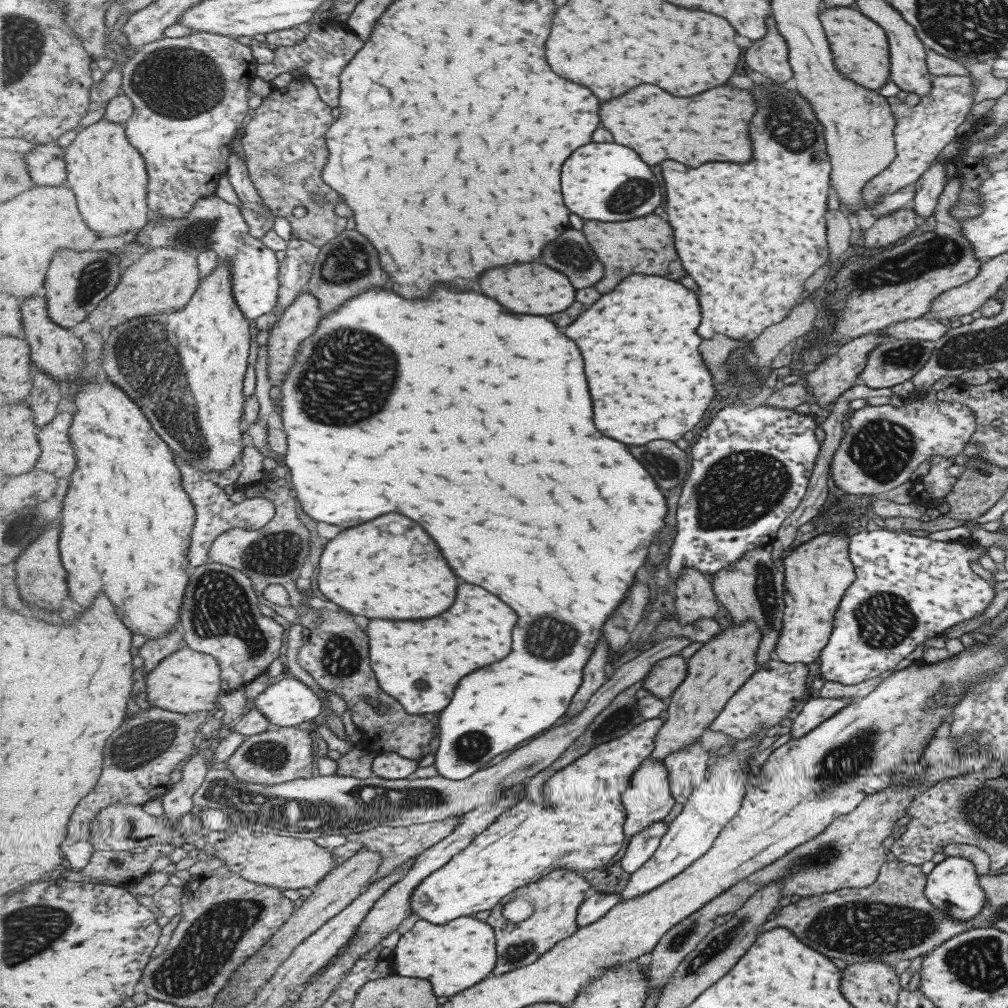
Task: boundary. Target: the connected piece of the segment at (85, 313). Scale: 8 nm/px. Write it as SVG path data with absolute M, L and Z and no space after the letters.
M63 250L55 256L55 264L49 268L46 278L45 295L48 298L50 317L65 328L77 326L85 318L89 318L99 304L113 292L122 279L123 268L115 254L105 250Z

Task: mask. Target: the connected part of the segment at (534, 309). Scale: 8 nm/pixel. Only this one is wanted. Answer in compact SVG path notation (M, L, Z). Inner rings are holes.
M541 262L509 264L509 266L491 268L491 272L487 272L487 276L483 276L483 280L479 280L479 284L481 284L483 294L499 300L509 310L519 312L519 314L529 312L529 314L537 314L537 316L567 310L575 302L575 292L577 292L577 288L569 282L567 276L563 276L563 272L557 272Z

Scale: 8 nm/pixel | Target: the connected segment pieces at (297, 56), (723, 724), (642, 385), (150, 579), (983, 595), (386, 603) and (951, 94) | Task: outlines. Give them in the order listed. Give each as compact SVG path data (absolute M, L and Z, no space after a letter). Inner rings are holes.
M323 19L317 24L312 24L309 29L306 38L298 45L272 47L274 61L258 65L257 76L270 83L271 79L277 78L279 74L285 74L285 72L294 74L303 68L305 78L318 85L322 99L332 107L339 107L342 95L342 72L365 46L365 41L347 26L339 22L334 23L330 19Z
M771 659L765 667L757 667L755 674L742 686L742 690L735 693L734 698L722 710L722 714L710 724L710 730L719 730L735 740L742 740L758 735L759 731L771 729L795 702L799 702L805 678L807 668L803 663L787 664Z
M635 274L627 280L623 280L623 284L619 284L619 288L615 292L601 296L587 312L583 312L583 316L579 316L579 320L575 320L567 328L567 336L571 336L579 344L579 348L583 348L583 356L587 360L587 380L591 380L591 394L595 396L595 424L599 424L599 430L605 436L611 436L625 444L637 444L637 446L643 446L653 440L673 440L675 442L675 440L683 438L689 430L693 430L703 420L705 410L709 408L711 400L715 398L715 380L709 374L709 370L705 368L703 358L699 354L699 344L703 342L703 338L697 334L699 324L701 324L701 304L699 304L697 292L689 290L681 282L667 280L663 276Z
M108 379L104 383L83 382L74 398L75 404L79 405L79 412L75 412L75 424L71 425L70 436L75 448L79 448L79 468L77 468L75 476L71 476L71 488L65 498L65 510L62 510L63 540L61 540L61 548L63 548L63 558L61 558L61 562L65 564L67 572L71 574L69 576L71 590L69 590L69 596L63 600L63 604L67 604L67 600L71 600L71 596L73 596L75 602L79 602L83 606L91 606L99 592L107 592L107 596L111 596L115 608L119 608L119 616L123 616L123 620L127 620L127 626L135 634L145 634L149 638L169 635L171 630L180 627L181 604L183 604L185 588L187 588L187 584L190 584L190 572L192 571L190 569L190 546L198 518L195 503L183 485L180 466L177 464L176 458L173 458L175 452L167 444L167 441L159 436L154 425L147 420L147 415L139 408L139 404L135 404L136 402L113 381Z
M875 526L863 531L858 531L848 539L848 557L854 570L854 581L846 588L838 607L834 612L834 619L832 622L832 632L829 635L827 644L820 650L820 655L817 658L817 673L829 682L839 682L847 686L847 684L857 684L862 680L878 676L881 672L893 668L900 660L903 660L910 652L913 652L921 642L928 638L941 636L944 630L951 628L963 620L969 620L979 616L987 608L987 604L993 600L996 593L995 589L990 583L983 578L975 575L971 570L969 564L977 562L977 558L987 551L985 547L979 547L973 543L966 543L964 541L933 541L927 537L919 537L909 535L906 531L891 531L889 529Z
M393 512L391 516L383 516L383 520L371 520L357 528L343 530L337 538L333 538L319 562L318 586L328 600L353 614L389 620L419 620L439 616L455 604L459 578L447 564L437 542L421 528L421 524Z
M932 75L931 88L928 95L922 96L919 102L912 107L913 113L909 117L897 119L894 129L892 130L895 158L881 171L869 180L865 187L862 188L862 199L868 206L873 206L882 196L897 192L903 186L913 185L921 176L926 168L933 162L945 144L949 144L953 138L957 138L957 126L965 120L965 115L969 112L975 94L975 84L972 82L973 77L968 76L949 76L949 75Z

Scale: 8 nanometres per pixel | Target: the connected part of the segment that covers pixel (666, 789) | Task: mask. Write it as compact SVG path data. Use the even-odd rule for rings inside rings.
M653 757L645 760L634 774L633 783L623 794L622 801L627 811L626 827L624 828L627 842L645 828L669 816L669 812L673 810L677 801L670 785L668 768L664 762Z

